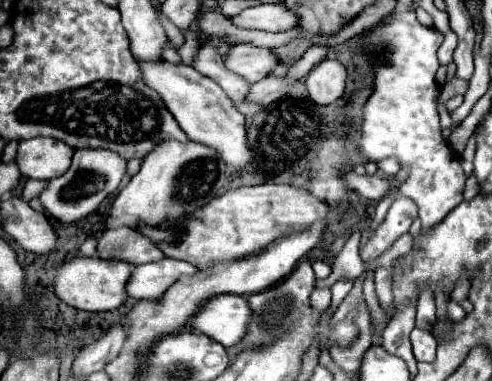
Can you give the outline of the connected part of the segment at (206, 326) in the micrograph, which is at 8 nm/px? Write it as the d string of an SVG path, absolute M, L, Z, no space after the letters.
M218 295L218 299L210 299L210 303L206 303L194 319L190 319L190 327L222 343L224 347L232 347L246 335L250 317L252 309L246 297Z

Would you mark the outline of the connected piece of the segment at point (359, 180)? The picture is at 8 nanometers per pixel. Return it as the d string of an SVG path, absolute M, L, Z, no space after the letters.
M350 171L342 177L342 181L346 183L346 189L356 191L366 199L382 199L390 191L392 185L398 187L394 179L380 177L378 173L376 175L356 175L354 171Z

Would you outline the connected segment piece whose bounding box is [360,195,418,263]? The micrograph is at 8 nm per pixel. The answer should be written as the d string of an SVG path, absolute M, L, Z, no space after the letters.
M398 195L388 211L388 219L384 219L384 223L374 231L374 235L364 245L360 245L362 261L368 263L370 259L382 255L398 237L408 233L416 217L418 217L418 207L414 207L414 201L412 199L408 201L404 195Z

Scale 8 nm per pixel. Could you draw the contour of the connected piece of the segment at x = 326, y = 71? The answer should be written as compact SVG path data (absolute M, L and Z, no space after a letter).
M336 59L320 61L308 75L306 87L310 91L310 99L316 105L330 105L344 95L346 89L346 67Z

